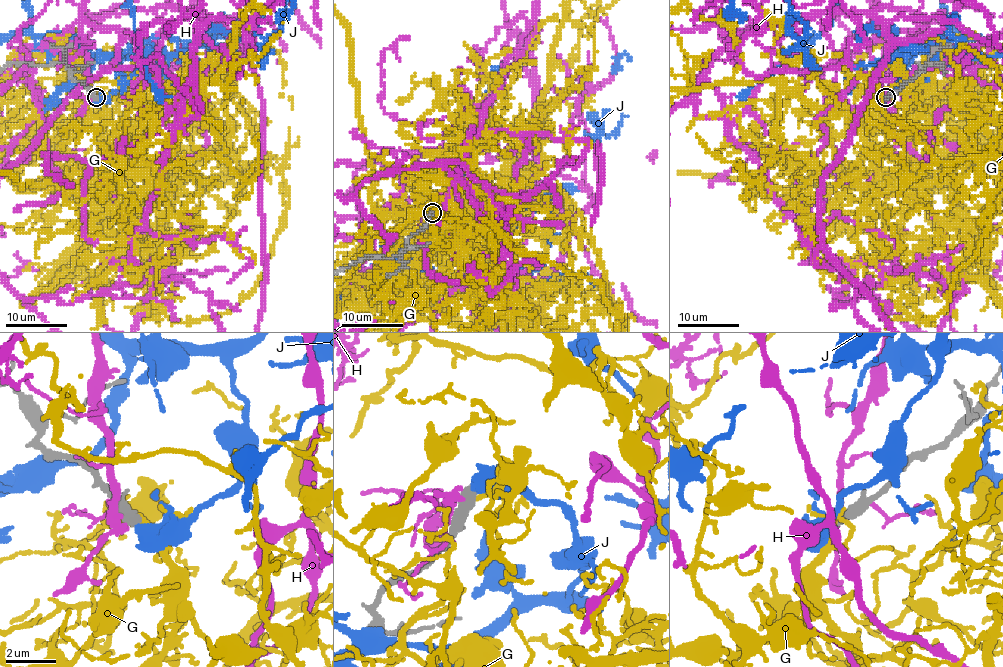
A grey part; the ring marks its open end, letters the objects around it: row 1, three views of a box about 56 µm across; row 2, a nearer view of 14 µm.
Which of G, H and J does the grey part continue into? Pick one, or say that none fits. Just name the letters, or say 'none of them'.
none of them

